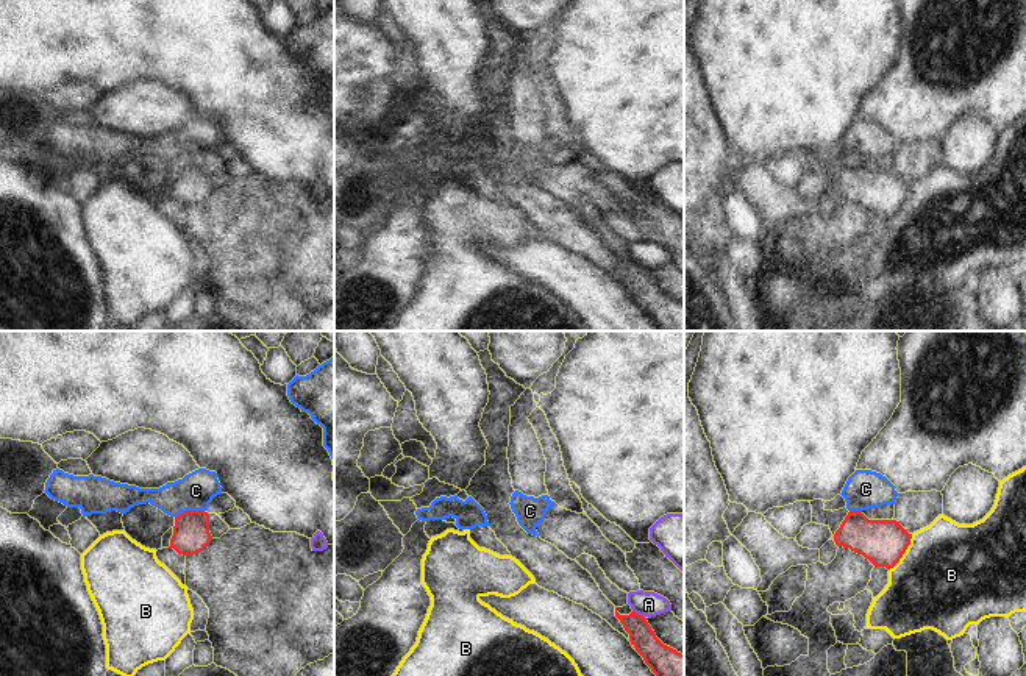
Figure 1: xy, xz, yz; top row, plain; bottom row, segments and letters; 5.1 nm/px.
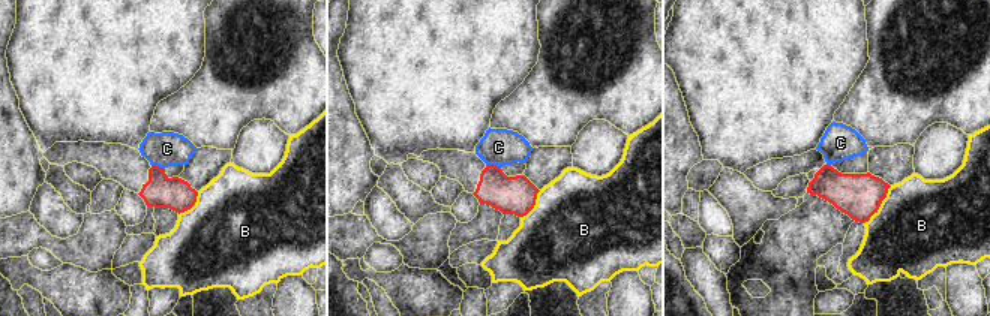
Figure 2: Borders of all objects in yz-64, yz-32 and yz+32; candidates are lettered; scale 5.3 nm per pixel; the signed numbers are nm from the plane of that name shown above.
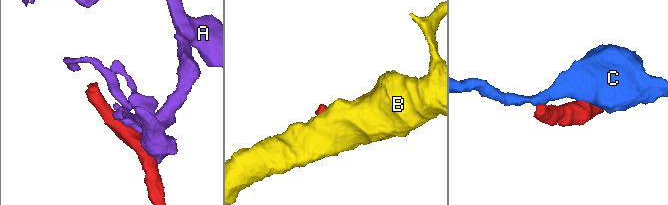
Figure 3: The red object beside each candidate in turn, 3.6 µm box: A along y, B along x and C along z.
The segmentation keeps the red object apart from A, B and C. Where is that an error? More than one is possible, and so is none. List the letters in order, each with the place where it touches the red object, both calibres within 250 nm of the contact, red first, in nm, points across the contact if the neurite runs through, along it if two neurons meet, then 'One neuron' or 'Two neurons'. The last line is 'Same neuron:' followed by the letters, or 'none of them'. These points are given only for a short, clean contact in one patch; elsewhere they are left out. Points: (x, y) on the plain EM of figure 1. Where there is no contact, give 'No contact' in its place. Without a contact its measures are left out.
A: Touches red at xz (637, 264). Thickness 140 nm (red) against 130 nm. Two neurons
B: Touches red at yz (904, 202). Thickness 240 nm (red) against 500 nm. Two neurons
C: Touches red at xy (189, 161). Thickness 190 nm (red) against 190 nm. Boundary: xy (203, 160), (186, 160), (175, 167). Two neurons
Same neuron: none of them.

